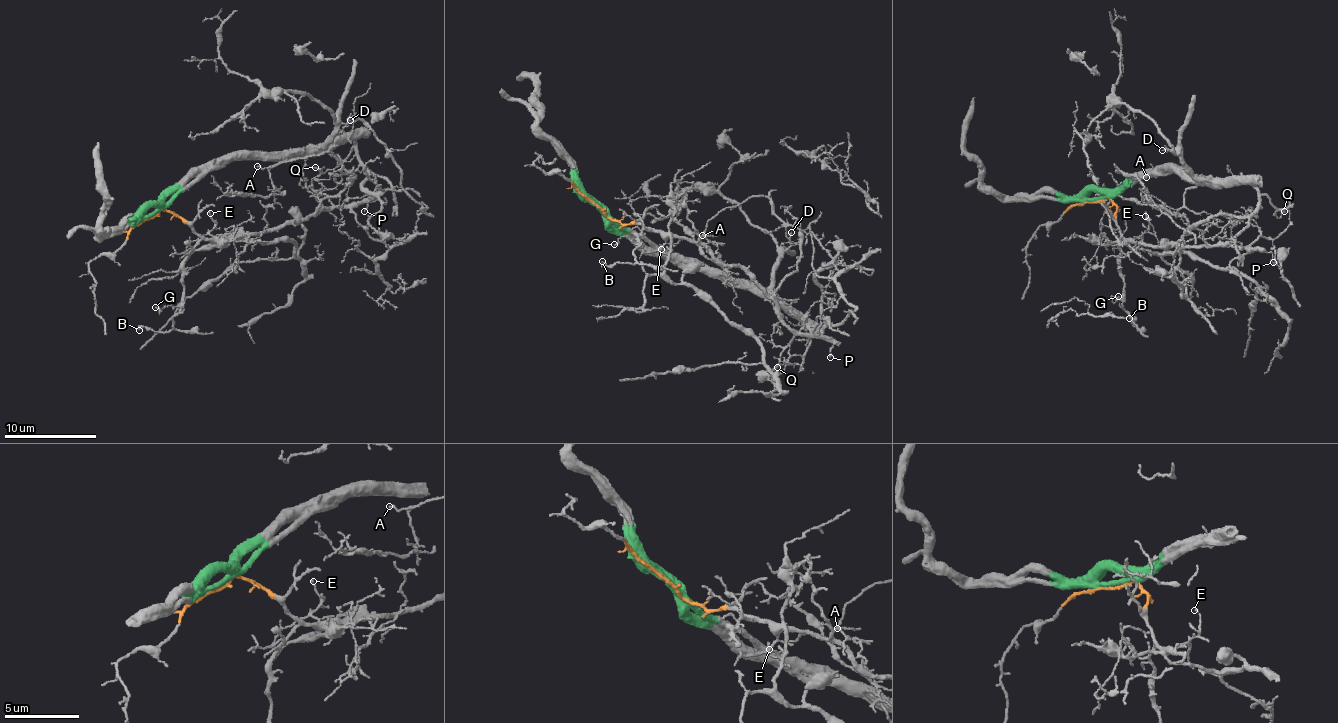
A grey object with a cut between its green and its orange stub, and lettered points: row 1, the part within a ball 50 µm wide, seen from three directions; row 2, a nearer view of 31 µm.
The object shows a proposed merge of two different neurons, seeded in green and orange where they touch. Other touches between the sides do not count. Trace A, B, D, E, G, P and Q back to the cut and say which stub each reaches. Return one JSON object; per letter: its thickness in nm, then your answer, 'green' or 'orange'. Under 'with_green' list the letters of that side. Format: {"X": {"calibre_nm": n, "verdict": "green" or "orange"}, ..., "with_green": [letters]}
{"A": {"calibre_nm": 140, "verdict": "orange"}, "B": {"calibre_nm": 130, "verdict": "orange"}, "D": {"calibre_nm": 150, "verdict": "green"}, "E": {"calibre_nm": 110, "verdict": "orange"}, "G": {"calibre_nm": 130, "verdict": "orange"}, "P": {"calibre_nm": 110, "verdict": "orange"}, "Q": {"calibre_nm": 100, "verdict": "green"}, "with_green": ["D", "Q"]}

